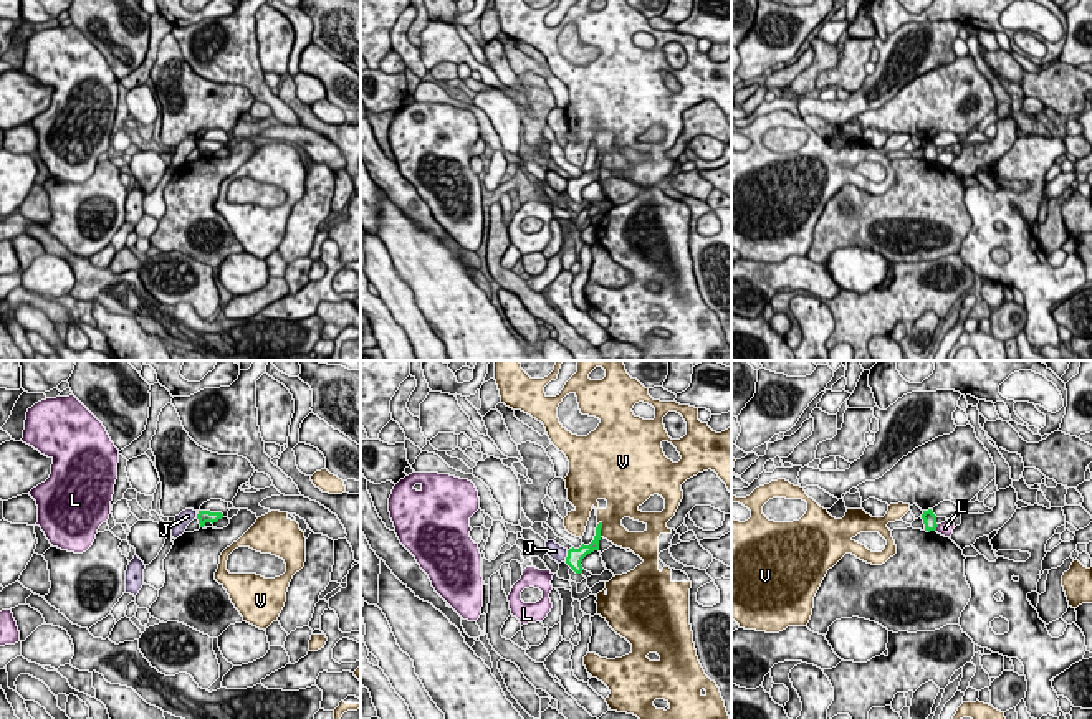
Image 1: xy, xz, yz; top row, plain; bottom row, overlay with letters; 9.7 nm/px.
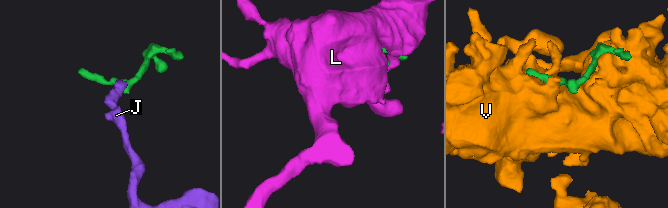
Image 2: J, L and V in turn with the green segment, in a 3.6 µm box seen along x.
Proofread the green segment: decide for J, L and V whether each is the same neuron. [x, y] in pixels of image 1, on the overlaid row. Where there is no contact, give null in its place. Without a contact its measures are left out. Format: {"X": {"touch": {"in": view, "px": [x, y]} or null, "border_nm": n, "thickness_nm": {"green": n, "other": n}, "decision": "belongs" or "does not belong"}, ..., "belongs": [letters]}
{"J": {"touch": {"in": "xz", "px": [568, 556]}, "border_nm": 120, "thickness_nm": {"green": 160, "other": 160}, "decision": "does not belong"}, "L": {"touch": {"in": "yz", "px": [937, 526]}, "border_nm": 70, "thickness_nm": {"green": 130, "other": 130}, "decision": "does not belong"}, "V": {"touch": {"in": "xz", "px": [599, 529]}, "border_nm": 160, "thickness_nm": {"green": 100, "other": 220}, "decision": "does not belong"}, "belongs": []}

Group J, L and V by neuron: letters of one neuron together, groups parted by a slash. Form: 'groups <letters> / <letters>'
groups J / L / V

